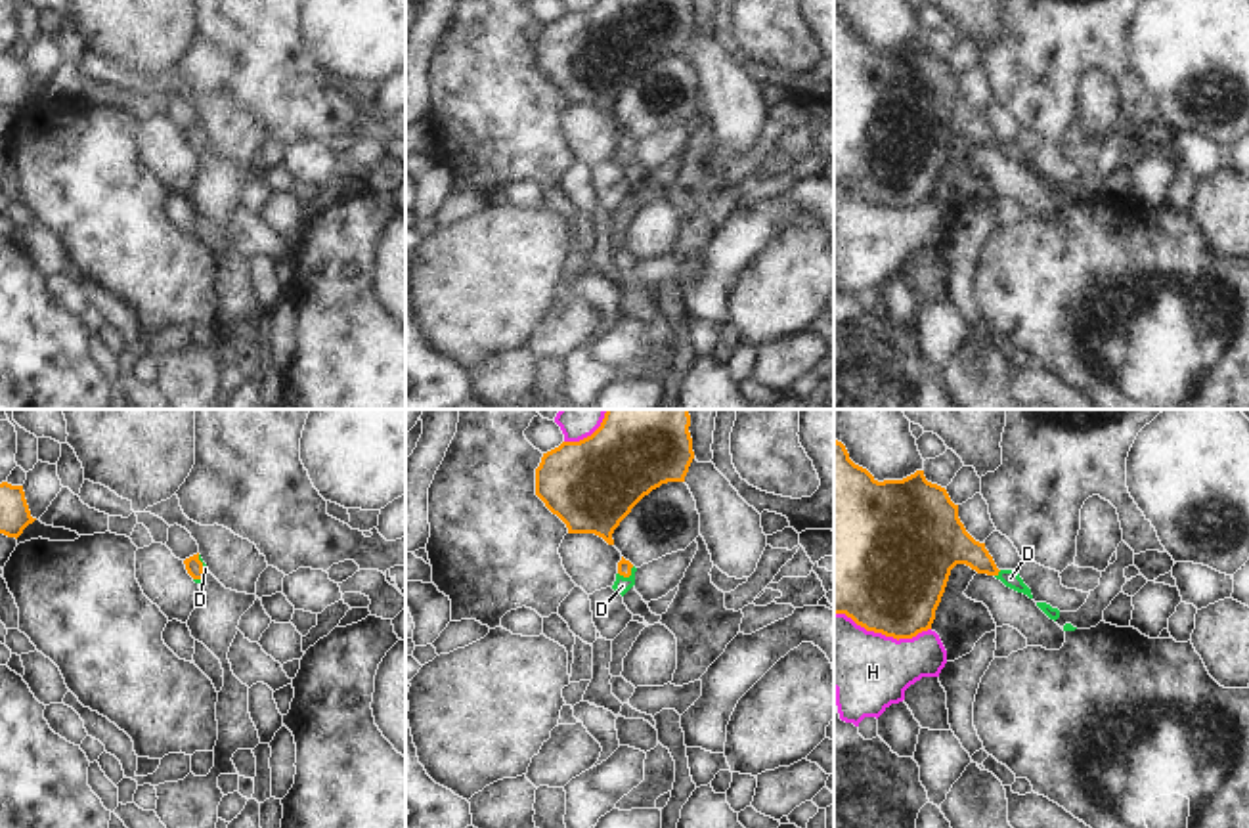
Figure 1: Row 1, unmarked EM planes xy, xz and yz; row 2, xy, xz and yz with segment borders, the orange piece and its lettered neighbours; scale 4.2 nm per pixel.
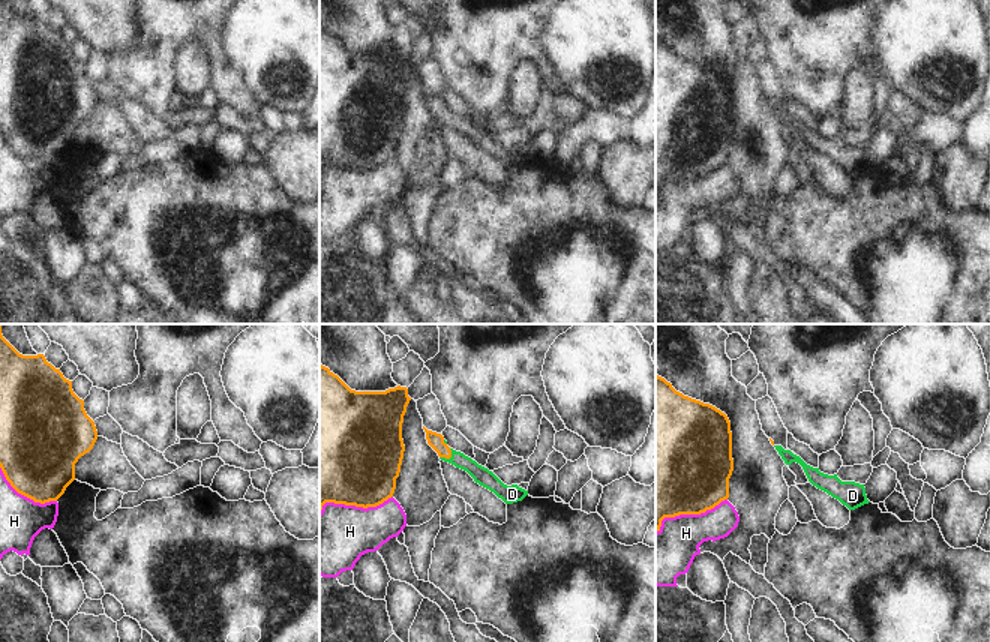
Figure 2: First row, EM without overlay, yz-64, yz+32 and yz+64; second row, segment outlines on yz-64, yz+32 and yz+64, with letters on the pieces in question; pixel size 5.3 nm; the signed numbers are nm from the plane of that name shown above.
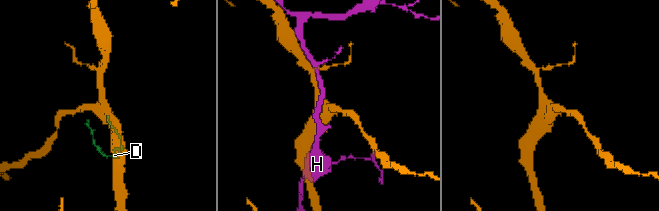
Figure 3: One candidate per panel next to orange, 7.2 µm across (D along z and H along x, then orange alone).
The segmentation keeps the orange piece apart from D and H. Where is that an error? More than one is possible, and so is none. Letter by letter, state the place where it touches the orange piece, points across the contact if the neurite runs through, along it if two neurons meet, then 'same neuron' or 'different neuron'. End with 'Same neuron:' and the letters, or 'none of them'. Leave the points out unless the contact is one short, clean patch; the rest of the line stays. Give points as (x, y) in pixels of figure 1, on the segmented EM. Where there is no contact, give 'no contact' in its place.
D: xz (628, 576) | across xz (624, 566), (628, 576), (622, 586) | same neuron
H: yz (882, 633) | different neuron
Same neuron: D

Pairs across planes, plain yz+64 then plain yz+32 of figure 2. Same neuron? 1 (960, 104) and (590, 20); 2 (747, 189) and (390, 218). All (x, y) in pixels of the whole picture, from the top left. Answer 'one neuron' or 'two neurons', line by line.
1: one neuron
2: two neurons

